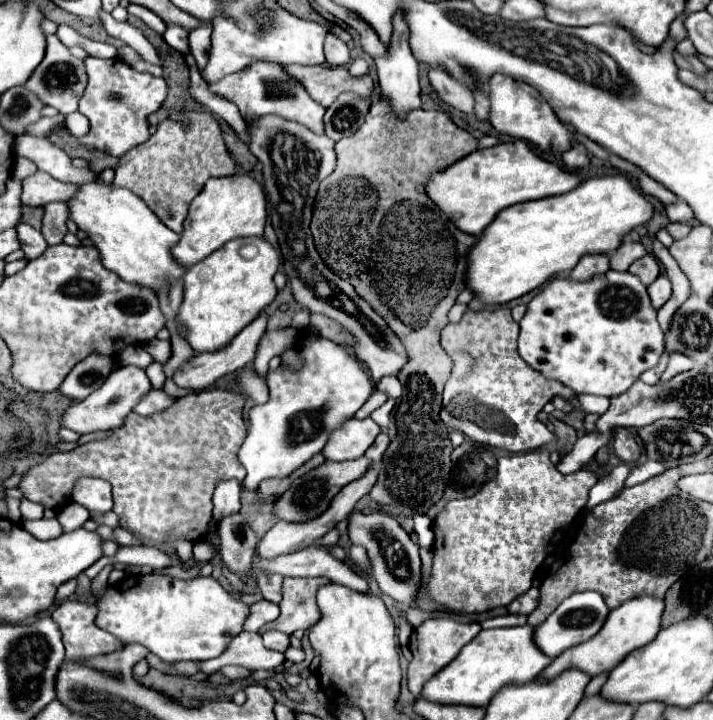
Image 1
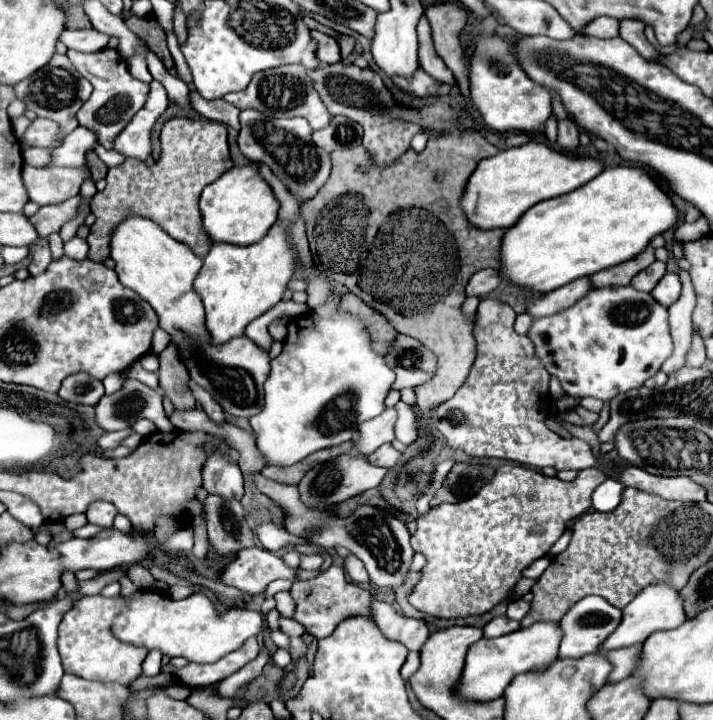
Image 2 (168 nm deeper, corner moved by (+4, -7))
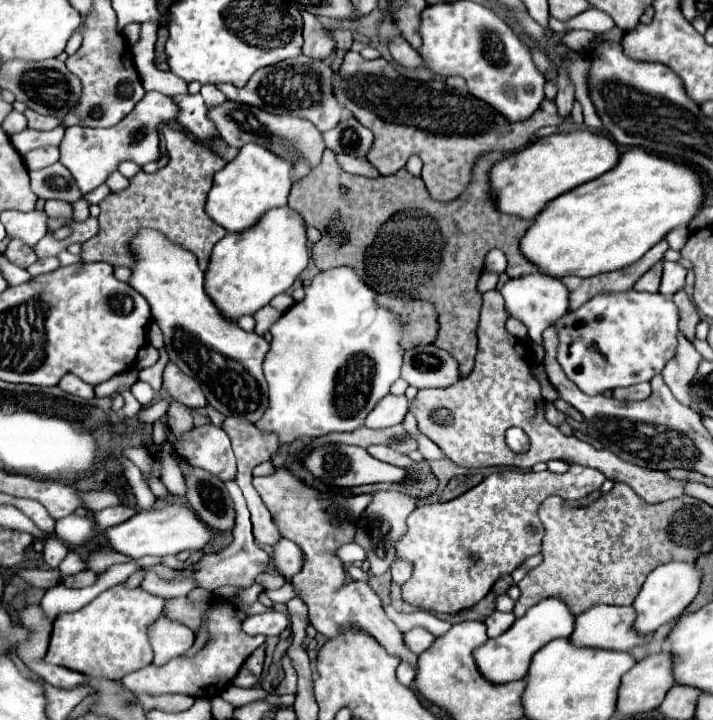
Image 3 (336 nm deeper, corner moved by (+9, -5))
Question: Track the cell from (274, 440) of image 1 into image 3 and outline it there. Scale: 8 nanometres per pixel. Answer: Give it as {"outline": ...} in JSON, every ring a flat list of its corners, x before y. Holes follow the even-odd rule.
{"outline":[[349,266,319,272,313,282,305,286,305,298,291,306,271,328,271,350,263,362,269,384,269,410,257,422,257,428,275,432,279,444,289,444,301,436,353,432,363,426,367,414,389,394,391,384,399,378,405,352,401,348,401,328,405,328,405,318,379,306,375,298,377,292]]}

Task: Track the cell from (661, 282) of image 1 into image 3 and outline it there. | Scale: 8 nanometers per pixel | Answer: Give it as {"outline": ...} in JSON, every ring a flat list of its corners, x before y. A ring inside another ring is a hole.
{"outline":[[663,262,663,280,661,280,661,294,673,296,677,290,685,286,687,270,679,262]]}

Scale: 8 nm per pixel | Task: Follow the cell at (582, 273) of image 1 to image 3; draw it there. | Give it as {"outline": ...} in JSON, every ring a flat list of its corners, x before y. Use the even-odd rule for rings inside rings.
{"outline":[[533,270,527,276,521,278,509,278,505,282,505,286,501,288,501,294,505,298,505,310,511,318,523,322,527,326,529,338,537,344,543,342,541,334,545,328,553,326,561,316,565,316,567,308,569,308,569,300,567,300,567,288,557,280,557,278,549,278,537,270]]}

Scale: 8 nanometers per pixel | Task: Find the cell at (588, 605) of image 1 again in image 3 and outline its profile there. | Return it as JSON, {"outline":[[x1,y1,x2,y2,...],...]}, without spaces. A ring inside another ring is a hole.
{"outline":[[593,606,587,612,577,616,575,632,571,636,571,642,577,646,595,646,595,648,609,648,609,650,631,650,635,646,643,646,649,642,649,636,641,636,633,624,635,624,637,612,635,608,625,606]]}

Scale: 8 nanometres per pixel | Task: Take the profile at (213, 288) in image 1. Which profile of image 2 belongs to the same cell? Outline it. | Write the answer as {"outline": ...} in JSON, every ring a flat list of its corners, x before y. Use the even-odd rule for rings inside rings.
{"outline":[[278,224,256,244,234,246,216,244,204,258,194,290,206,306,206,328,210,344,224,344,234,336,242,336,244,328,282,300,288,280,294,274,294,250,288,244,286,230]]}

